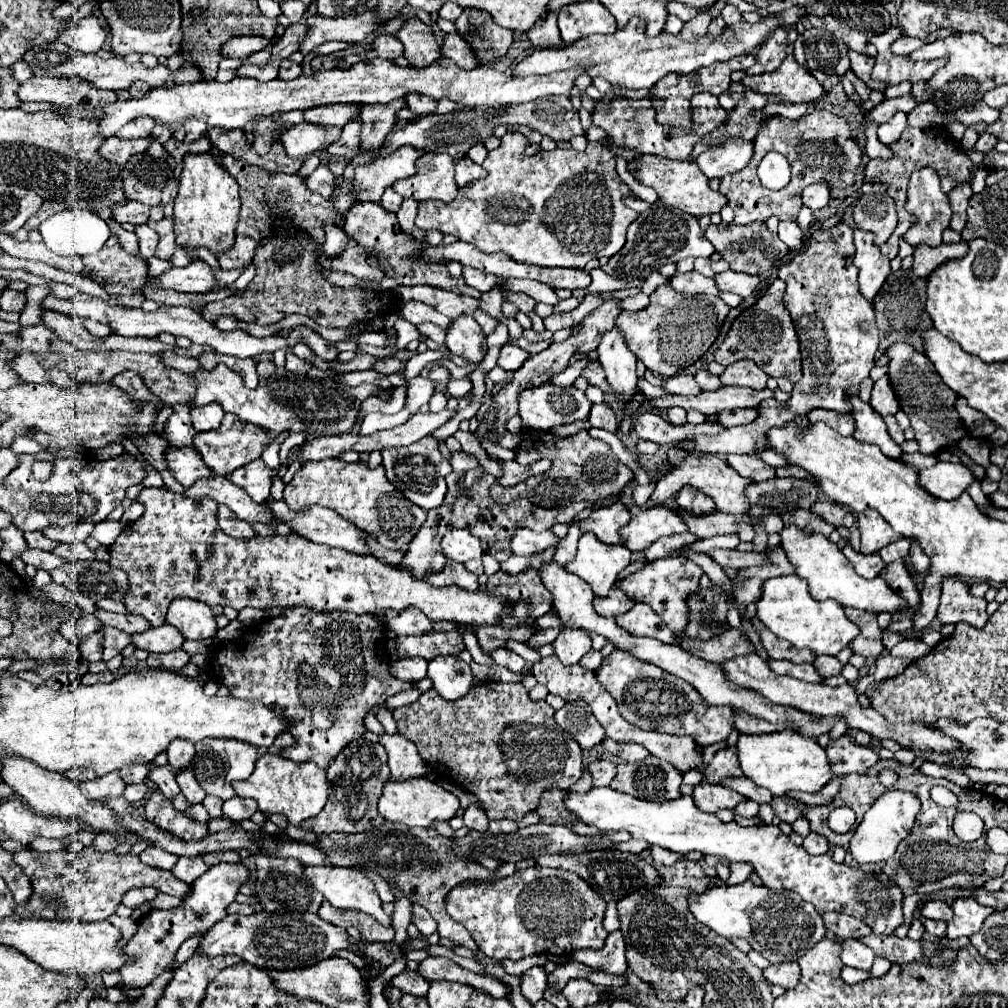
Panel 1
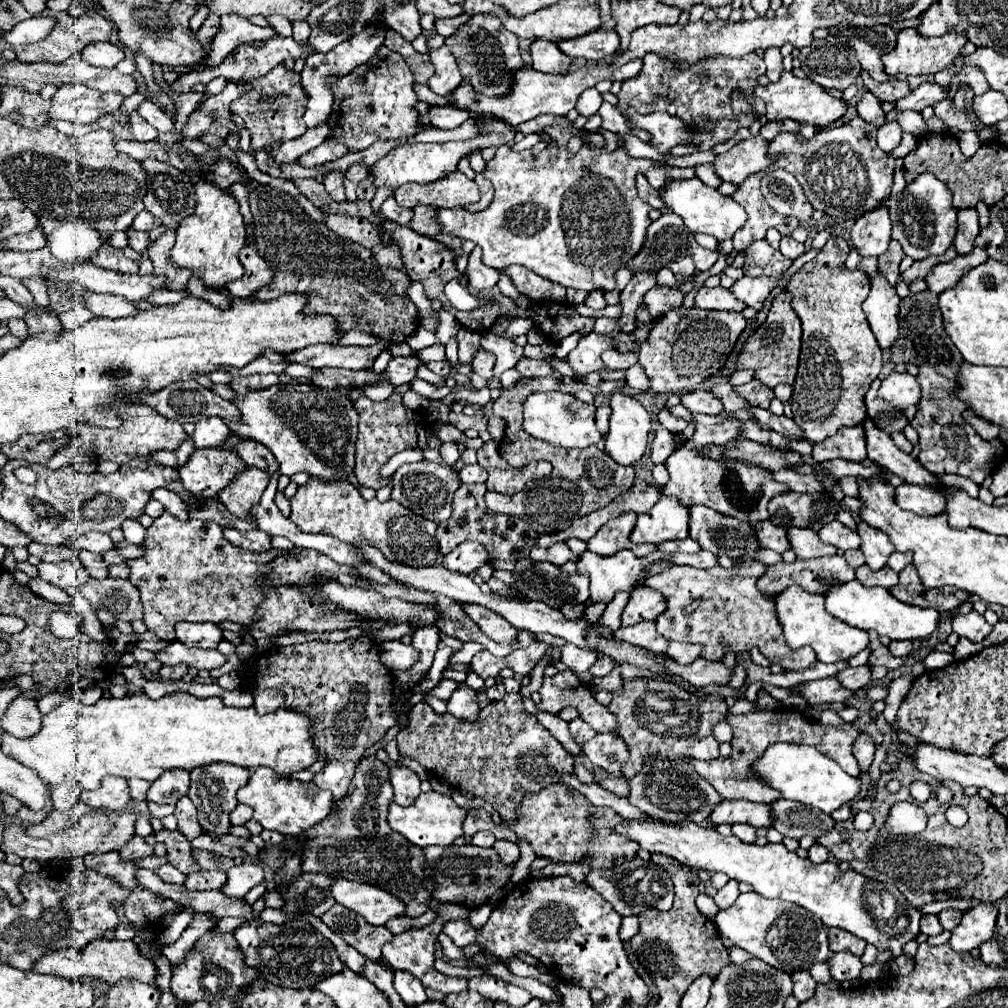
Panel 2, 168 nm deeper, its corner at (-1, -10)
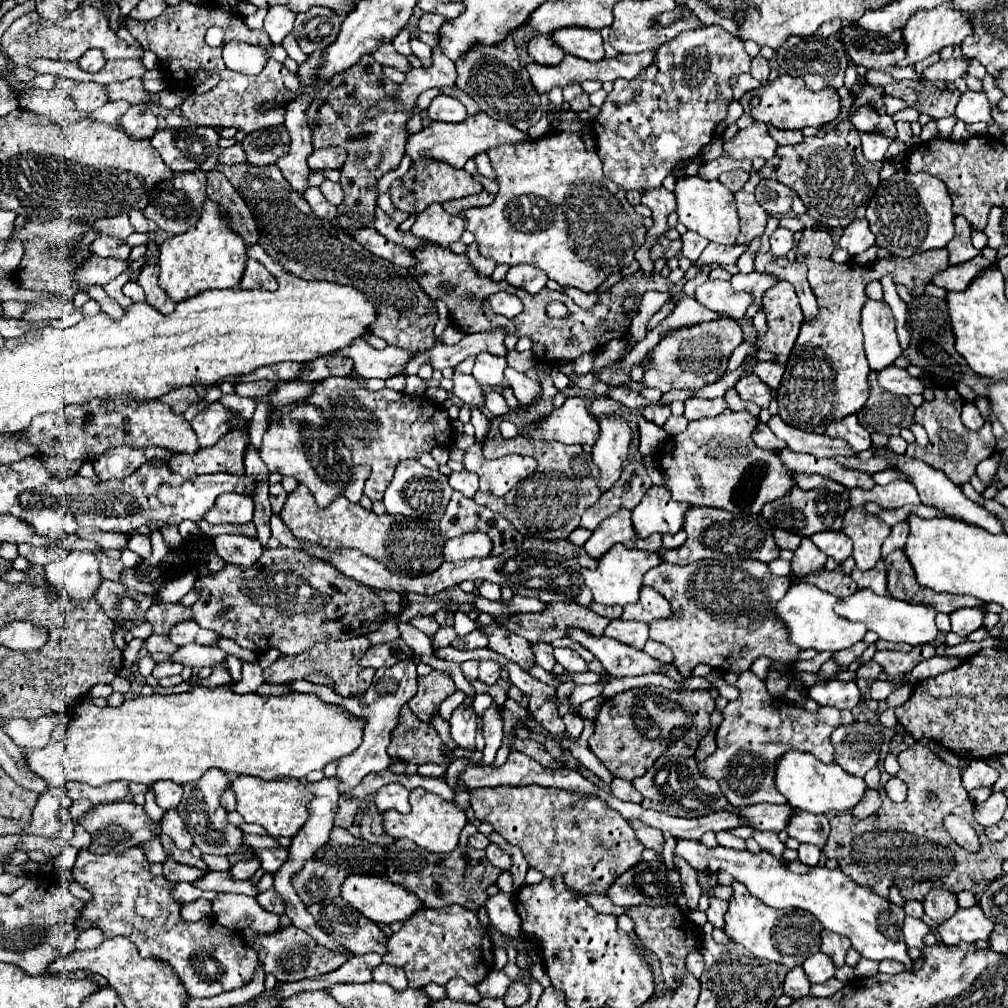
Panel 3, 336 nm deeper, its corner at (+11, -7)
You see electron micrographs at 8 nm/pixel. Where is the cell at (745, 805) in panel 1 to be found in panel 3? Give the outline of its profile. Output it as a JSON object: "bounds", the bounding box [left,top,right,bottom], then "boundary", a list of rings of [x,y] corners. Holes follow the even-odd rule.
{"bounds":[716,830,746,850],"boundary":[[[720,830],[720,832],[716,834],[716,838],[718,838],[718,844],[720,844],[720,846],[736,848],[736,850],[744,850],[744,848],[746,848],[744,840],[742,840],[742,838],[736,838],[736,836],[730,834],[728,830]]]}

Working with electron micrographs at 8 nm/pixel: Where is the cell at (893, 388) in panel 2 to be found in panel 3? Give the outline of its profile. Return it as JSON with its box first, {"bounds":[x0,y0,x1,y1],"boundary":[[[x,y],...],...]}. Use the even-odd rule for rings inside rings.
{"bounds":[878,366,924,396],"boundary":[[[888,366],[882,372],[878,372],[878,384],[880,388],[896,396],[910,396],[924,392],[924,386],[916,378],[912,378],[904,368],[896,366]]]}

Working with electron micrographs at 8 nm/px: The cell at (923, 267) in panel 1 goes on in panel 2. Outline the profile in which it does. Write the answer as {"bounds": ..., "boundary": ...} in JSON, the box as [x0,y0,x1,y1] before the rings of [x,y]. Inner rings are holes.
{"bounds":[926,247,988,293],"boundary":[[[976,247],[970,255],[958,255],[954,261],[936,265],[932,269],[932,273],[926,277],[928,289],[934,293],[942,293],[942,291],[954,287],[962,279],[964,273],[968,273],[972,267],[978,267],[986,259],[988,259],[988,253],[982,251],[980,247]]]}

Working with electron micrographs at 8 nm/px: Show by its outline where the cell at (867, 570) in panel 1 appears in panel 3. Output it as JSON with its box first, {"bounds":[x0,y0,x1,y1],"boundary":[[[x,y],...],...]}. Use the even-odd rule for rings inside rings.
{"bounds":[850,560,888,596],"boundary":[[[882,560],[872,570],[866,570],[866,572],[854,568],[850,576],[852,576],[852,580],[856,582],[858,588],[870,588],[878,596],[888,594],[888,590],[886,590],[886,566],[884,566]]]}

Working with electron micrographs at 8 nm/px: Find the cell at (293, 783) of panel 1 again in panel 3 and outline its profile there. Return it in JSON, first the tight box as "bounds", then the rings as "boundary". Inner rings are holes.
{"bounds":[230,776,314,838],"boundary":[[[236,776],[230,788],[236,794],[236,812],[244,818],[244,822],[254,822],[264,826],[268,836],[292,838],[308,820],[308,802],[314,798],[312,792],[296,778],[266,782],[256,776]]]}

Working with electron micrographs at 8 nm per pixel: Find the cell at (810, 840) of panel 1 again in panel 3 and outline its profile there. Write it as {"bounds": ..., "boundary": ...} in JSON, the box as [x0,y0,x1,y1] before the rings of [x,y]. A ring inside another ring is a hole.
{"bounds":[798,844,822,866],"boundary":[[[800,844],[800,848],[798,848],[798,860],[808,866],[816,866],[820,862],[820,854],[822,854],[822,850],[814,844]]]}

